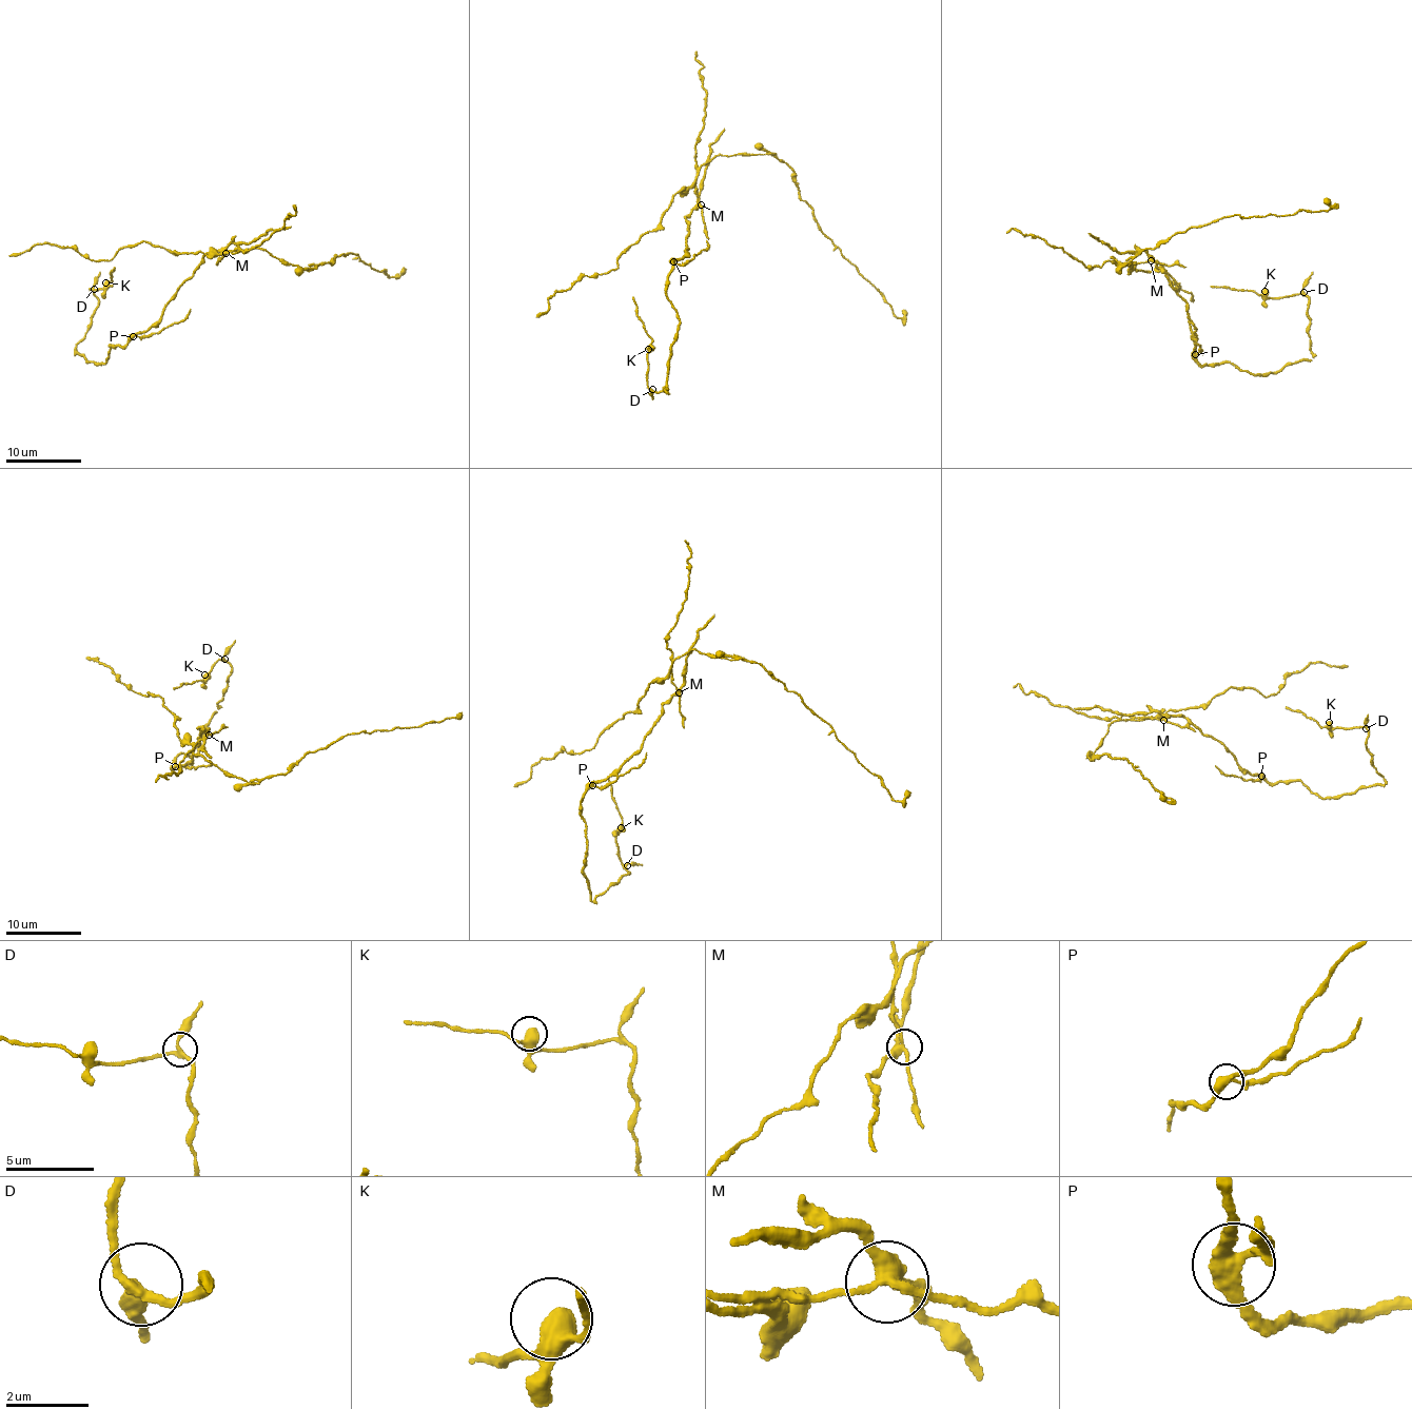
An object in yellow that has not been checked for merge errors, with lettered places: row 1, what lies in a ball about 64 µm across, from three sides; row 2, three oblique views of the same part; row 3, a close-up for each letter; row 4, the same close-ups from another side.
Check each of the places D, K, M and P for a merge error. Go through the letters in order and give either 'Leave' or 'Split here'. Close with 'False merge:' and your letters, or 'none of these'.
D: Leave
K: Leave
M: Split here
P: Split here
False merge: M, P

